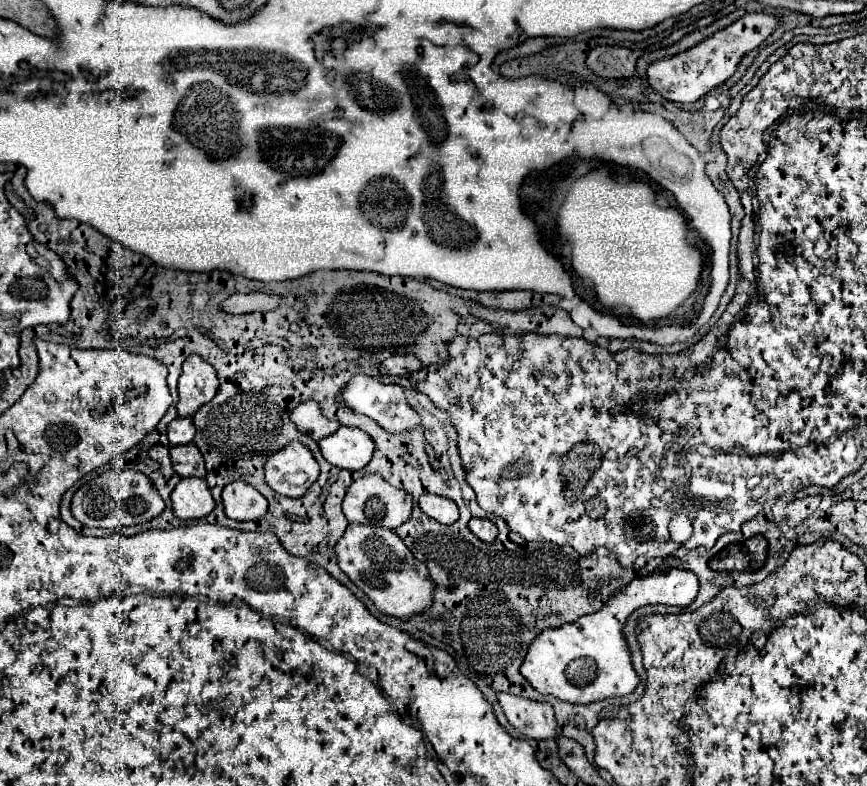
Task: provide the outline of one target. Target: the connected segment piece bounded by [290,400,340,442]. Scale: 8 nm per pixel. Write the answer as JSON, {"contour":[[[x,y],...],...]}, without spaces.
{"contour":[[[308,400],[298,404],[292,414],[290,420],[296,424],[296,428],[300,428],[300,432],[312,436],[312,440],[322,440],[324,436],[332,434],[336,428],[340,428],[340,424],[336,420],[328,420],[326,416],[322,416],[320,408],[316,402]]]}

